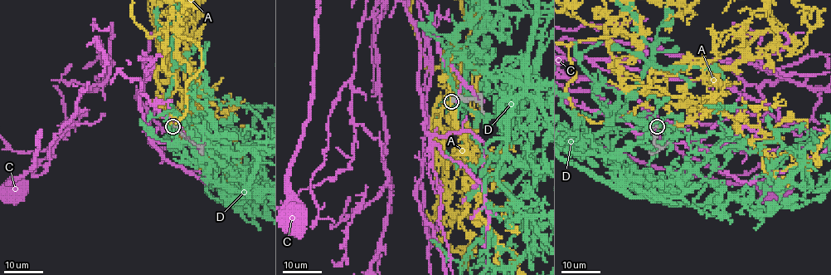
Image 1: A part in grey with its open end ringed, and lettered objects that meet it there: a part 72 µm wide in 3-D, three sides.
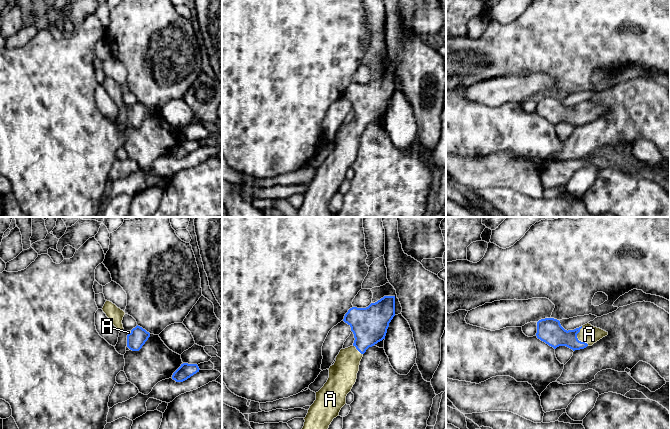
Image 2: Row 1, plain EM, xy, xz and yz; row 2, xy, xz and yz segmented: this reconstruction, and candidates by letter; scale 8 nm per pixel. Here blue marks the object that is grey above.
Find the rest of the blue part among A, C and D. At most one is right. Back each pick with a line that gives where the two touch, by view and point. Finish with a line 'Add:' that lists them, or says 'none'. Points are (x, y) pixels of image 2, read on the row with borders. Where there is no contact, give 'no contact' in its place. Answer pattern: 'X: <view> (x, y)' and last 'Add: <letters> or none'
A: yz (577, 338)
Add: A

